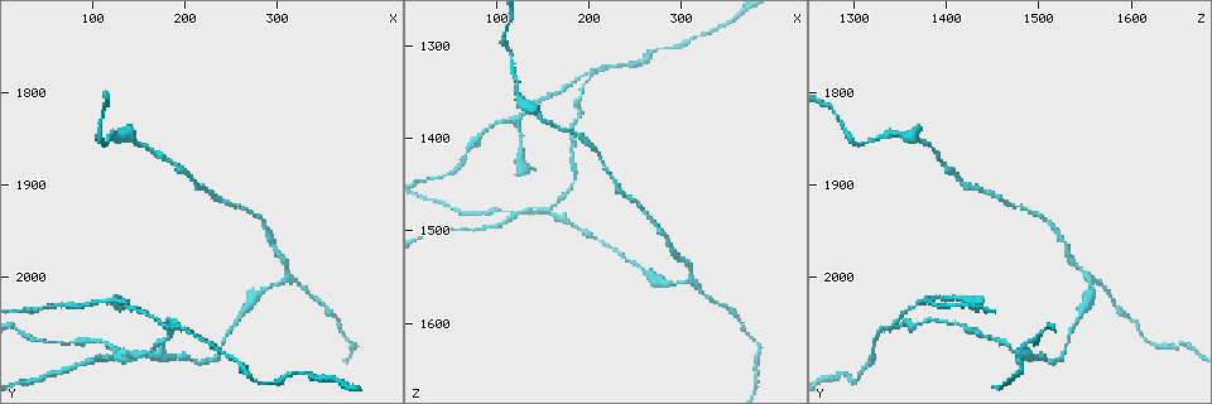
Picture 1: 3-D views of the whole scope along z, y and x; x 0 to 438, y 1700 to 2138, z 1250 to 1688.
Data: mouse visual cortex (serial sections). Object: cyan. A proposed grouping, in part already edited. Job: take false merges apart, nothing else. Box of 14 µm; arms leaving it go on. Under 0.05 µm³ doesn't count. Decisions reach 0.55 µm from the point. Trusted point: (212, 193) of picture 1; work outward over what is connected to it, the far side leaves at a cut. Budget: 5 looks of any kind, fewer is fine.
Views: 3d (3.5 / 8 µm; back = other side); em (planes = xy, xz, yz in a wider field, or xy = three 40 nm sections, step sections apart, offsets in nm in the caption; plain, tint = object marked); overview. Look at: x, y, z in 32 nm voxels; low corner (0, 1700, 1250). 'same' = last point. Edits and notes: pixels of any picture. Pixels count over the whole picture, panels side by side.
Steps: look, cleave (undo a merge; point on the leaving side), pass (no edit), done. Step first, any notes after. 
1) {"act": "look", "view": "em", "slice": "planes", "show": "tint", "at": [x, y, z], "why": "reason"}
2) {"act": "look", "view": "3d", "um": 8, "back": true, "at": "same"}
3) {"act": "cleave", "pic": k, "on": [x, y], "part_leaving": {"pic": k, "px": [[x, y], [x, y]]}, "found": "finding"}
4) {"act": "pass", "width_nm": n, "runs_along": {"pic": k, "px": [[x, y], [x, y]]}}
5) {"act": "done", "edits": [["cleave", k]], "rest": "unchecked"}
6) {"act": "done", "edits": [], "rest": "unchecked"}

{"act": "look", "view": "3d", "um": 3.5, "at": [310, 2005, 1555], "why": "narrows sharply"}

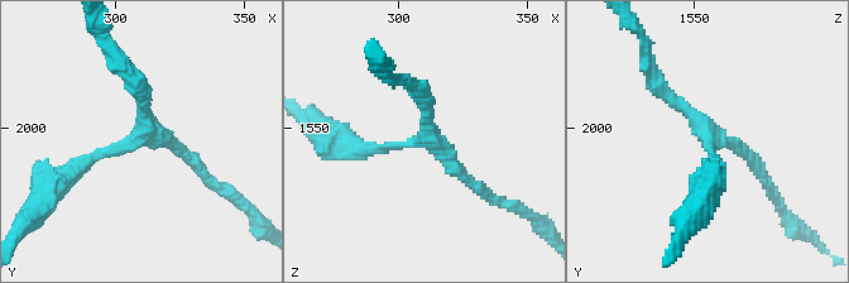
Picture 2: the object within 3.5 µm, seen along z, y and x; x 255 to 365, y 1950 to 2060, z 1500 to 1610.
{"act": "look", "view": "em", "slice": "xy", "step": 2, "show": "tint", "at": [312, 2001, 1554], "arms": 3, "arm_widths_nm": [150, 150, 200], "why": "shape alone is not enough"}

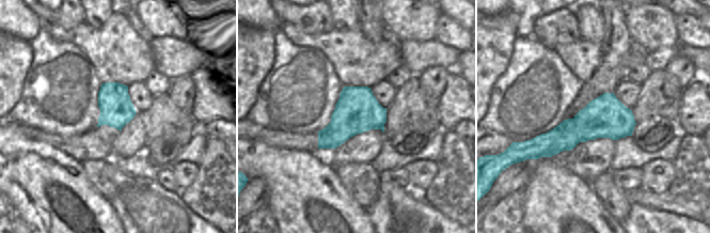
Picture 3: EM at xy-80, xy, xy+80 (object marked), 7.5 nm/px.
{"act": "look", "view": "em", "slice": "planes", "show": "tint", "at": "same"}

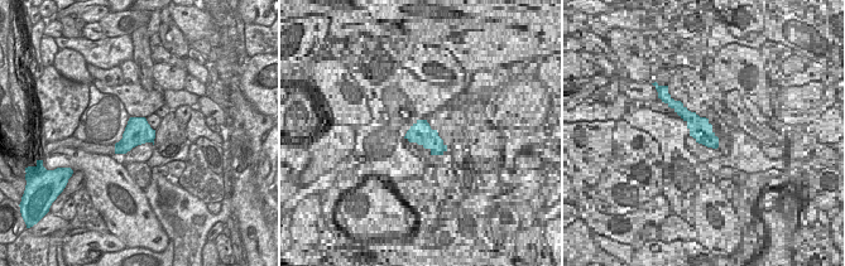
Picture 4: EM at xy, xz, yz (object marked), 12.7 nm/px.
{"act": "pass", "runs_along": {"pic": 2, "px": [[651, 72], [705, 130], [715, 173]]}, "found": "one cell here"}

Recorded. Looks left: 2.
{"act": "look", "view": "3d", "um": 3.5, "at": [160, 2085, 1485], "why": "branch point"}

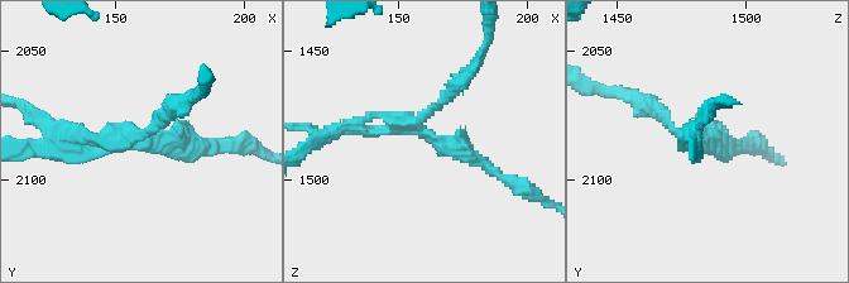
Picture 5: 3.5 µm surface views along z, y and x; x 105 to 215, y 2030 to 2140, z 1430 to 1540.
{"act": "look", "view": "em", "slice": "xy", "step": 3, "show": "tint", "at": [161, 2085, 1481], "arms": 3, "arm_widths_nm": [150, 150, 200]}

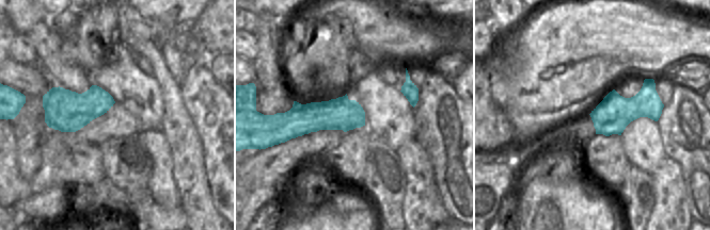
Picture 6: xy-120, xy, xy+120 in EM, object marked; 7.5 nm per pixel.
{"act": "cleave", "pic": 5, "on": [660, 116], "part_leaving": {"pic": 5, "px": [[689, 133], [676, 133], [651, 101], [605, 90]]}, "found": "two cells meet here"}

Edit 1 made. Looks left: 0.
{"act": "done", "edits": [["cleave", 5]], "rest": "unchecked"}

